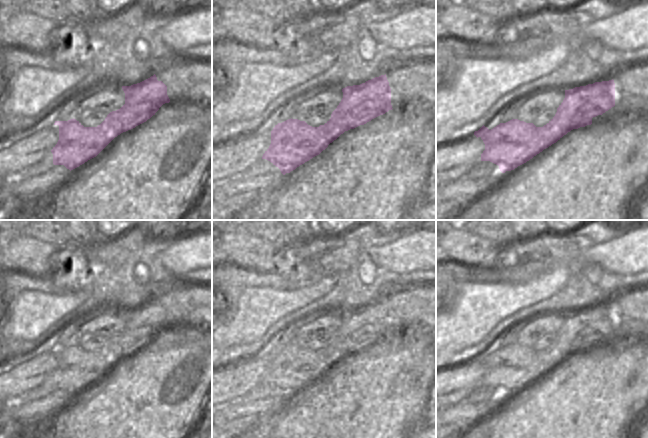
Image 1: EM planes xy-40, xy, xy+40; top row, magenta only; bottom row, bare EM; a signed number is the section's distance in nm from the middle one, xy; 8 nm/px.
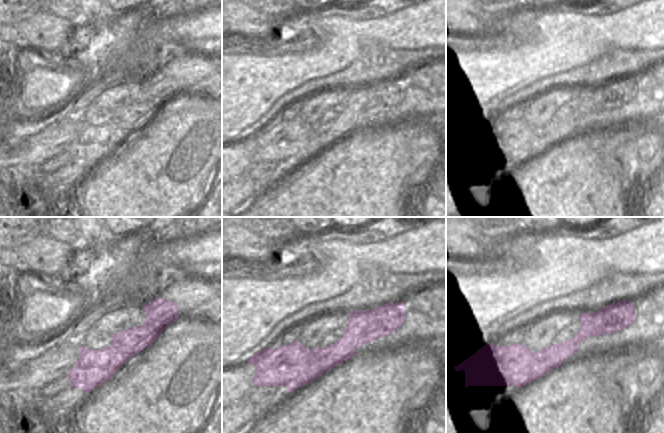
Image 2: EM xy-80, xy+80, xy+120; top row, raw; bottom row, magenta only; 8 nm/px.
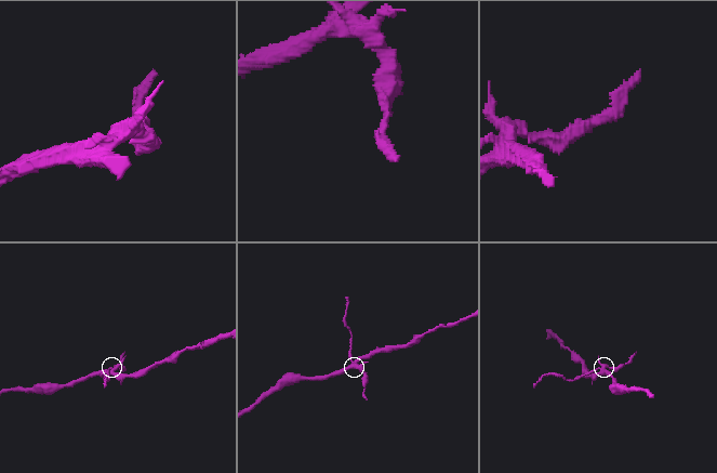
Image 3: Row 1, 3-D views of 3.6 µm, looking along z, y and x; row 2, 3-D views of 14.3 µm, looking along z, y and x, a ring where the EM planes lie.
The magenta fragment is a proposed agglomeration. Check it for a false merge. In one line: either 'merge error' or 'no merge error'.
merge error

